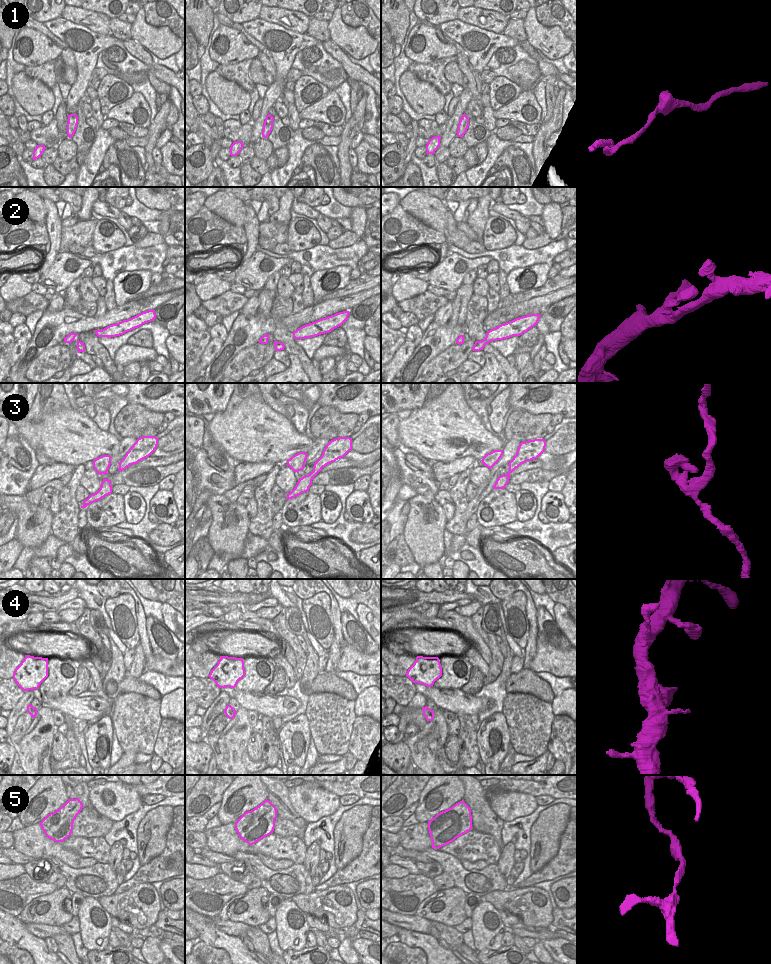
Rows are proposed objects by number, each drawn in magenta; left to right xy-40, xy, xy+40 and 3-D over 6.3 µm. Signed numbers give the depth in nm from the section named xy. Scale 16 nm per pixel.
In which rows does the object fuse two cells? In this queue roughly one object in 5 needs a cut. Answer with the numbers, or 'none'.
5

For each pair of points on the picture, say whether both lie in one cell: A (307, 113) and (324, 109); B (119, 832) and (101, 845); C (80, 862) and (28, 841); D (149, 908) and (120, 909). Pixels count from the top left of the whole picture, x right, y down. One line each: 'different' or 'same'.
A: same
B: different
C: same
D: same

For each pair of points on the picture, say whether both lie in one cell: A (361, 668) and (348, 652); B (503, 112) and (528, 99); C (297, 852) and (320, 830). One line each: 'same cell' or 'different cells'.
A: same cell
B: same cell
C: different cells

